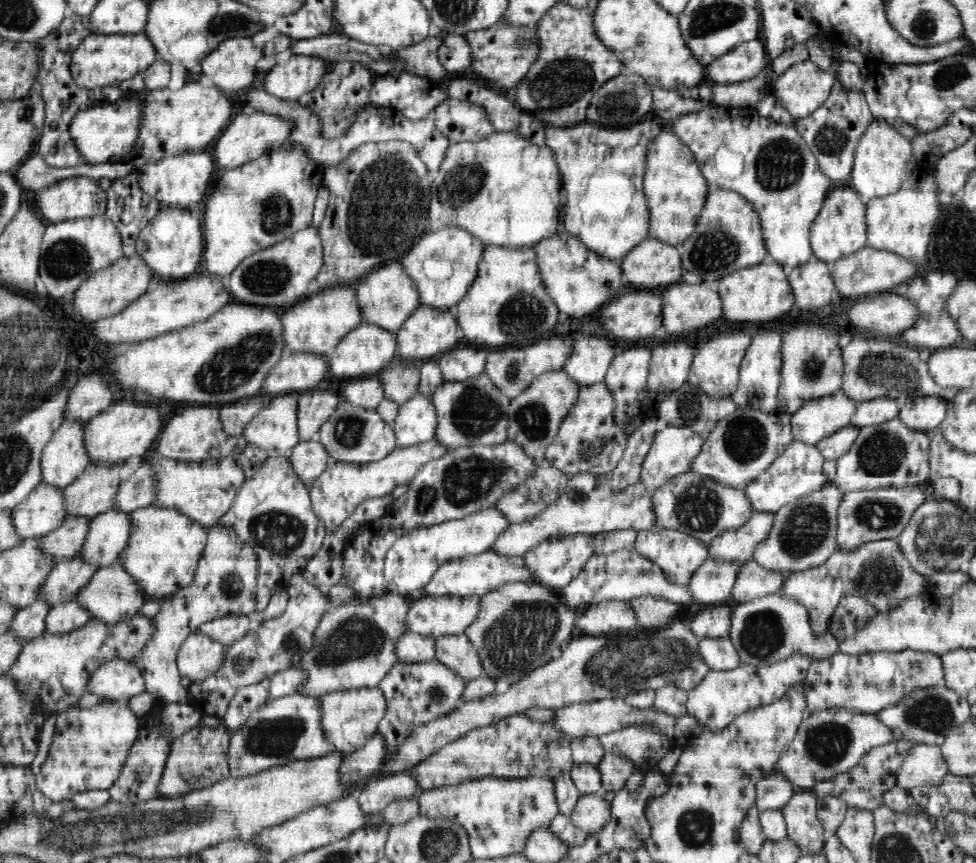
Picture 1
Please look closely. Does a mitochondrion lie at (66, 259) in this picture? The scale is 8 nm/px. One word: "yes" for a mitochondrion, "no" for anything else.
yes

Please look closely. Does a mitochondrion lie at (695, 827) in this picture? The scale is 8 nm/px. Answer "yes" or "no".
yes

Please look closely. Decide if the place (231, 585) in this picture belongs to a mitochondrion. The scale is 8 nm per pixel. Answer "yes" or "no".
yes

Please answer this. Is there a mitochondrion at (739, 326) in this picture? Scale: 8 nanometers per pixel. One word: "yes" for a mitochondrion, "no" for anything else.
no

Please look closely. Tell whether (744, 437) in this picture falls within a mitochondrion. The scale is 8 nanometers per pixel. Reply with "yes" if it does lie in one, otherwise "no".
yes

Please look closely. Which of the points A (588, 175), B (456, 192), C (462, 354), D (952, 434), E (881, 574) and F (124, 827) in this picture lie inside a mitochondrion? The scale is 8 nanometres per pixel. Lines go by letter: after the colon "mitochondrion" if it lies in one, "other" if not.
A: other
B: mitochondrion
C: other
D: other
E: mitochondrion
F: mitochondrion

